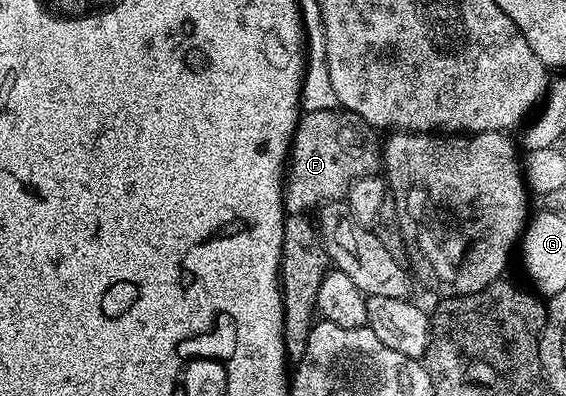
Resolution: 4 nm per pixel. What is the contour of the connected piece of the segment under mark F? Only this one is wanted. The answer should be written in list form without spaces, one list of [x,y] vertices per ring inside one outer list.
[[[309,110],[301,113],[286,163],[283,206],[288,214],[303,214],[347,195],[356,178],[377,173],[382,166],[382,142],[377,131],[349,110]]]

